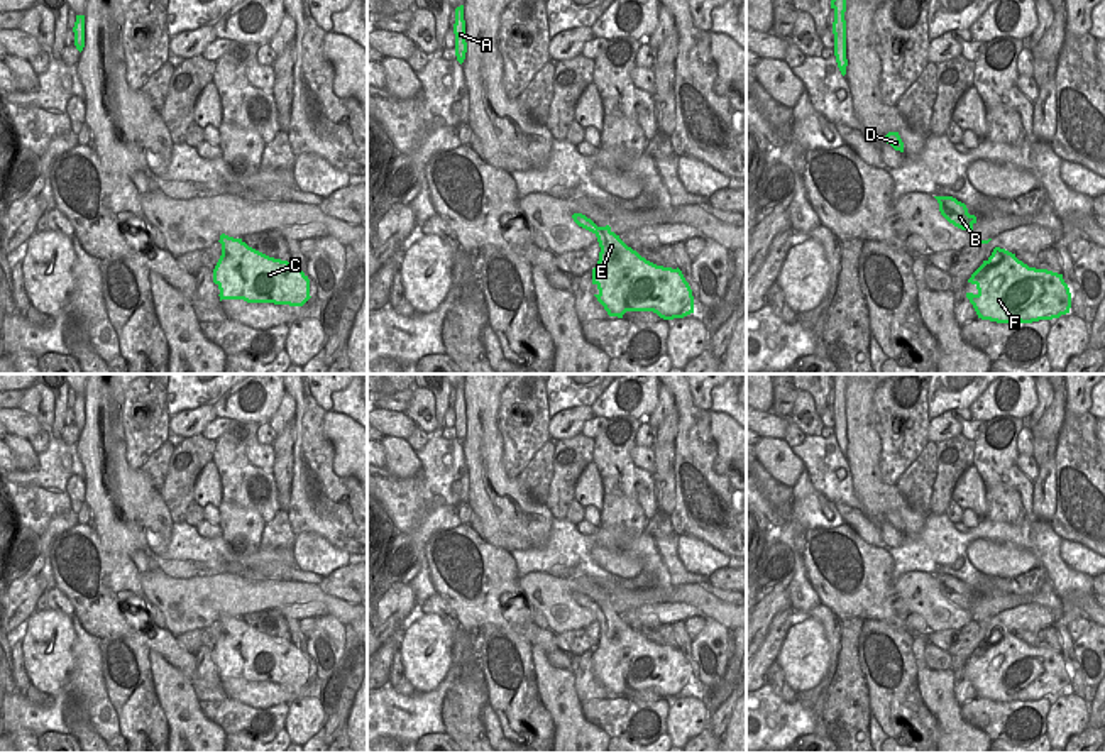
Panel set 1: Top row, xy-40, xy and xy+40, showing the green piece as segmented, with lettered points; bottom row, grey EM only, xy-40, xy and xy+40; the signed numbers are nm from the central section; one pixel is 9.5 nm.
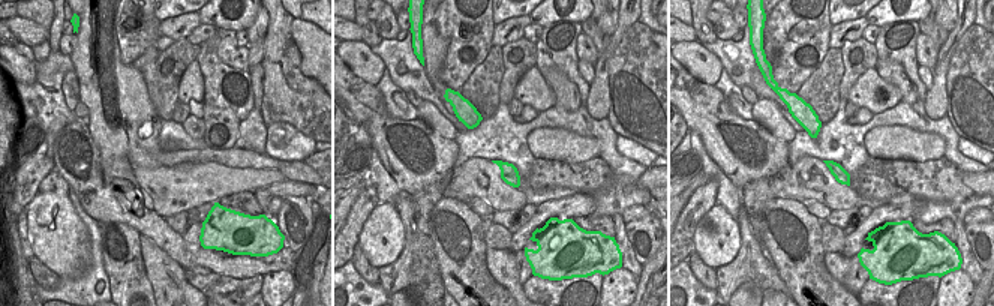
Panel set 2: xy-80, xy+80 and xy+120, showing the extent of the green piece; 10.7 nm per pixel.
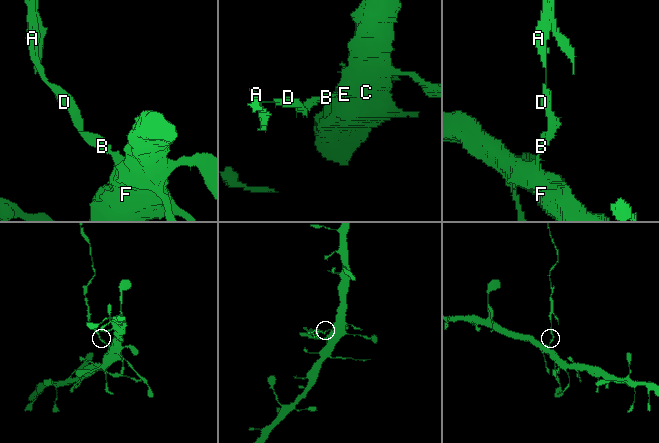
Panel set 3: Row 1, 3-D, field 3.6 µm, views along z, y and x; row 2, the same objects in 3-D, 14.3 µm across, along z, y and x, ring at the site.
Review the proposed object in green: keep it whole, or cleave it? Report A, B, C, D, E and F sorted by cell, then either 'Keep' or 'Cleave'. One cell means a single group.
Groups: A B D / C E F. Cleave.

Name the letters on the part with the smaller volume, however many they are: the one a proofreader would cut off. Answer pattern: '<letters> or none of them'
A, B, D.

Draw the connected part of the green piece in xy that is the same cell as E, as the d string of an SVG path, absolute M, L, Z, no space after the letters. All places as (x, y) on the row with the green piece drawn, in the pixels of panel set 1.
M609 225L599 227L596 237L601 252L592 269L592 284L599 289L594 296L609 316L623 318L626 311L653 311L663 320L673 320L694 313L692 289L679 267L663 267L646 261L628 247Z

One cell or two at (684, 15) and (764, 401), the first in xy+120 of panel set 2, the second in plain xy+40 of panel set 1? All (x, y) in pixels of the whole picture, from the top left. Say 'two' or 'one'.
one

